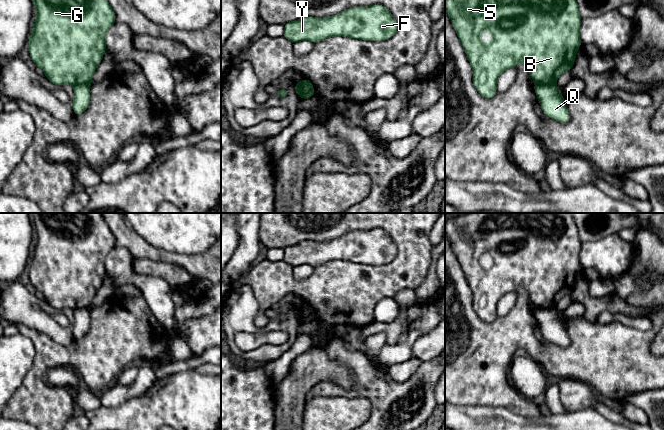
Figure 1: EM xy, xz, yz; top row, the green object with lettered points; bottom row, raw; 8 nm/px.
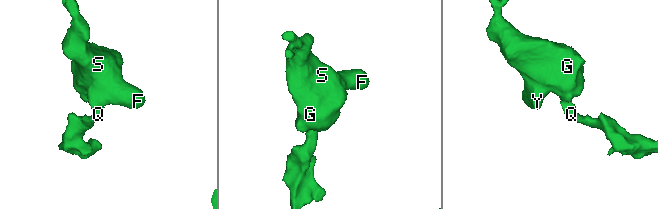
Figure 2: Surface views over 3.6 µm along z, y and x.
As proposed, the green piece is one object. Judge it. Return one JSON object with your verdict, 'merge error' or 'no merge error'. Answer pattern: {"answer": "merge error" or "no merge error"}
{"answer": "merge error"}

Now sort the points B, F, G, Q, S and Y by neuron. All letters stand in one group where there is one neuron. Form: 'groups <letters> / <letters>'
groups B F G S Y / Q

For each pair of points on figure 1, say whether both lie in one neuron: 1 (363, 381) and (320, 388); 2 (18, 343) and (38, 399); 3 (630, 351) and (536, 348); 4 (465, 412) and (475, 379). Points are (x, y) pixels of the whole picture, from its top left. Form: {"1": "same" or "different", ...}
{"1": "same", "2": "different", "3": "same", "4": "different"}

